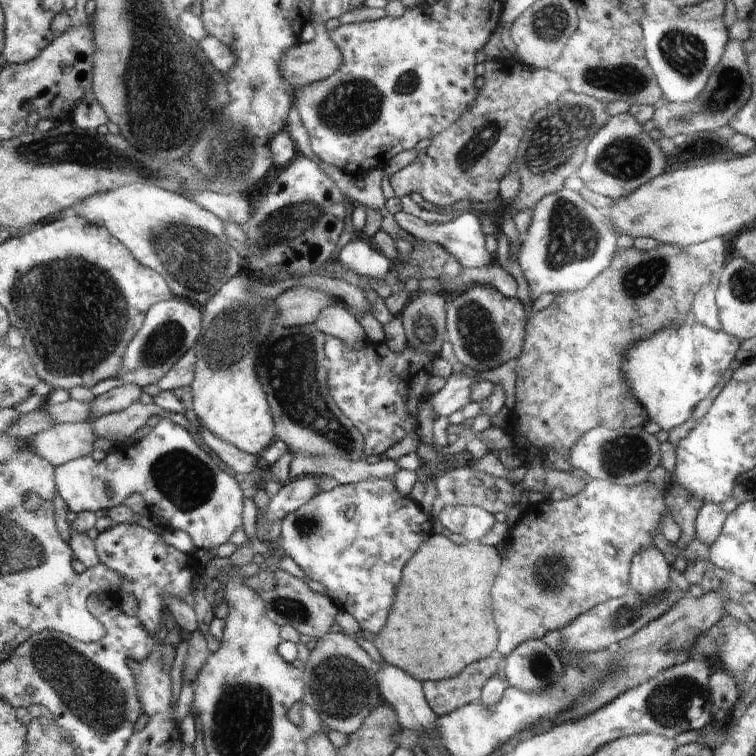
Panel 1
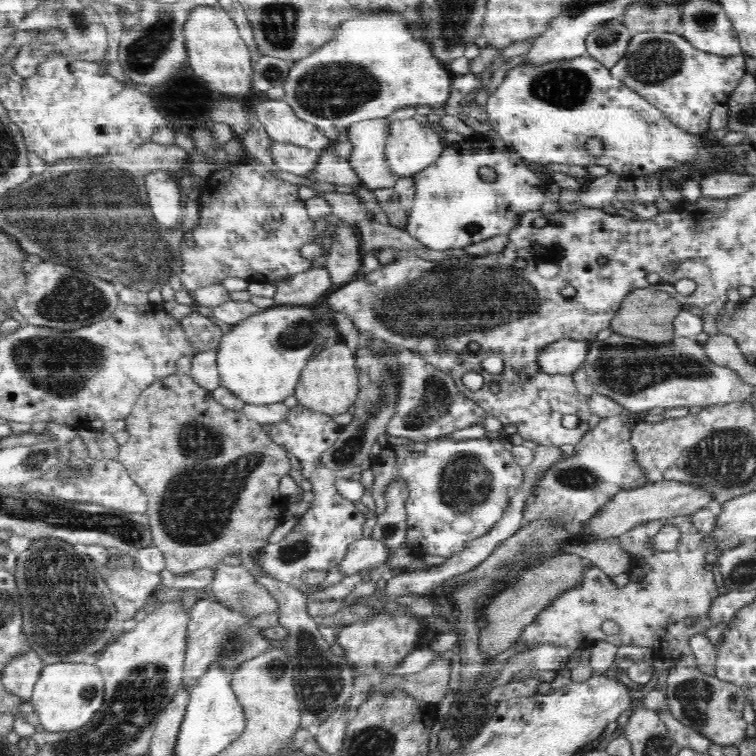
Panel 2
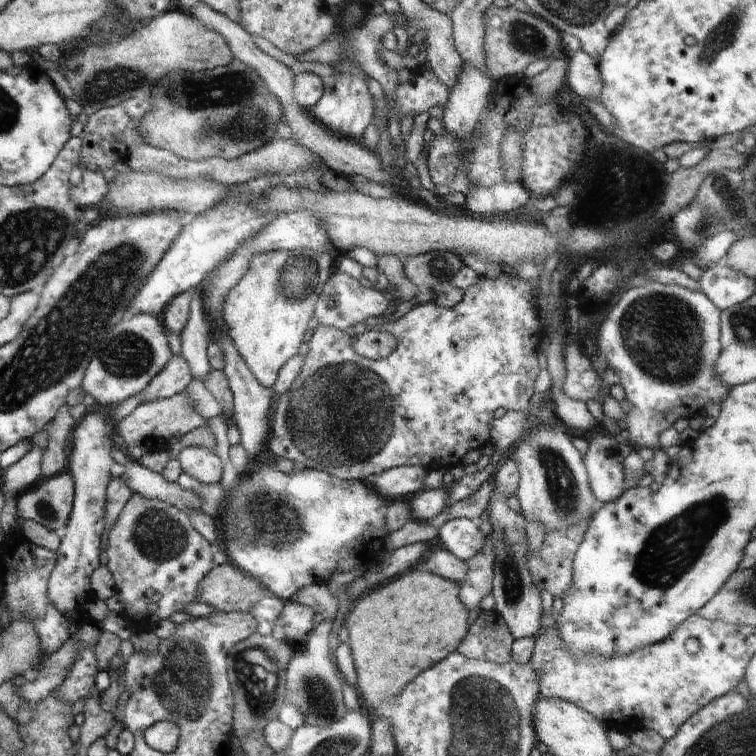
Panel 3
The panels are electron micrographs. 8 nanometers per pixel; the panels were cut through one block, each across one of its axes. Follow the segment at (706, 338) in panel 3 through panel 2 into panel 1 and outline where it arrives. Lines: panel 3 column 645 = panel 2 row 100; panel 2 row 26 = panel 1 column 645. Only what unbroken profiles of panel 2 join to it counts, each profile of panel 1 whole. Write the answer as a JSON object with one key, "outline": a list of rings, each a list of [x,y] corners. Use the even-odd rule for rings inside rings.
{"outline":[[[695,319],[686,321],[680,326],[664,328],[632,346],[623,360],[623,379],[640,407],[650,414],[649,419],[661,430],[670,432],[690,420],[694,408],[709,396],[724,370],[732,364],[738,348],[738,338],[722,330],[710,330]]]}

